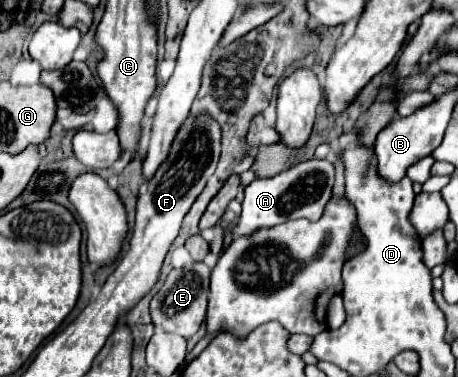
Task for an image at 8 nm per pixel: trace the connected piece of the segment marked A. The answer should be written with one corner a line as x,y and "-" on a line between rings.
310,159
302,161
288,171
278,173
276,177
256,179
244,189
242,211
238,223
232,227
234,237
250,237
254,231
264,227
274,227
288,219
320,219
324,215
324,207
330,201
334,185
334,165
328,159

